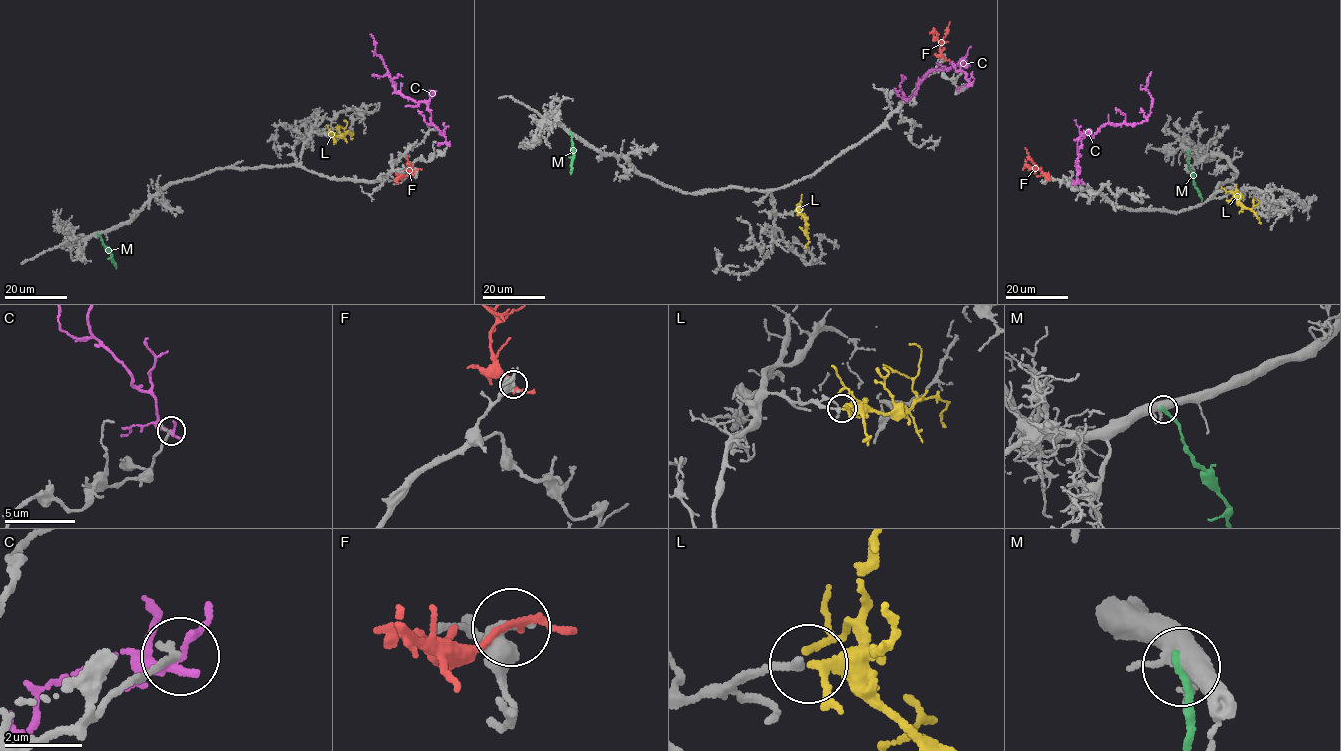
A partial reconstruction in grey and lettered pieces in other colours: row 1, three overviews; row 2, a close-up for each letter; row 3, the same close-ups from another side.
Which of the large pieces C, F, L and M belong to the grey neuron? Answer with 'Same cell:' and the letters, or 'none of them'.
Same cell: L

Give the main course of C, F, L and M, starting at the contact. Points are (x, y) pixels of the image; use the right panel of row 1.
C: (1075, 183), (1081, 135), (1094, 135), (1109, 123), (1133, 124), (1146, 118), (1152, 99), (1145, 88), (1151, 72)
F: (1048, 178), (1042, 171), (1033, 171), (1029, 165), (1022, 170)
L: (1236, 195), (1238, 203), (1251, 209), (1260, 224)
M: (1187, 151), (1194, 186), (1202, 201)

